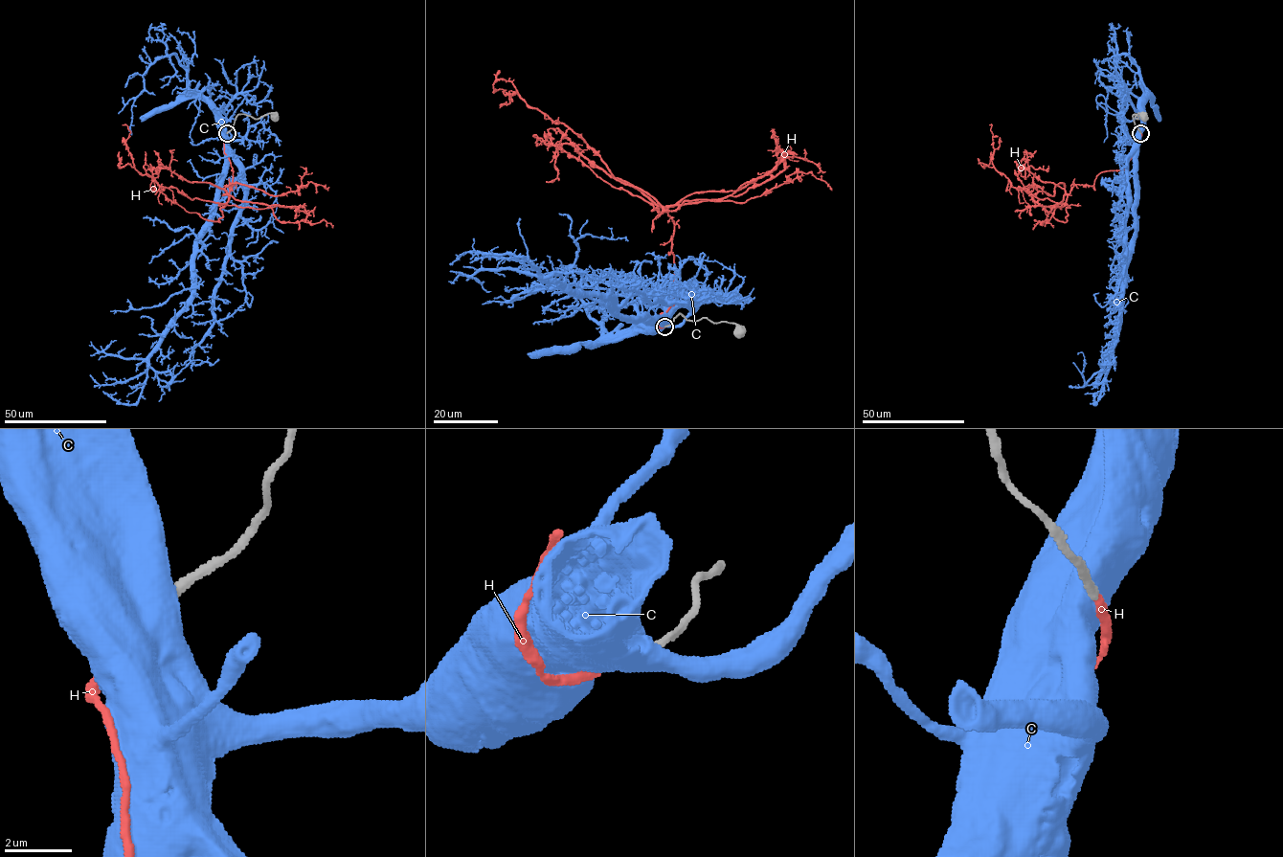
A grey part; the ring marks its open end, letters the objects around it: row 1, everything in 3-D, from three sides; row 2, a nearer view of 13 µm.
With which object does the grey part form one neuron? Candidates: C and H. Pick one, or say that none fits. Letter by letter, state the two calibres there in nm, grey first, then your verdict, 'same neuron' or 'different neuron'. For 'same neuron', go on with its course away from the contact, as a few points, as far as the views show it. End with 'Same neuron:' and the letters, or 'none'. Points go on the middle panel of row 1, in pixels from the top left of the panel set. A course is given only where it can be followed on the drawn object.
C: 280/800 nm | different neuron
H: 280/280 nm | same neuron | via (664, 326), (658, 317), (673, 303), (674, 264), (667, 211), (620, 182), (566, 126), (516, 92), (500, 89)
Same neuron: H

